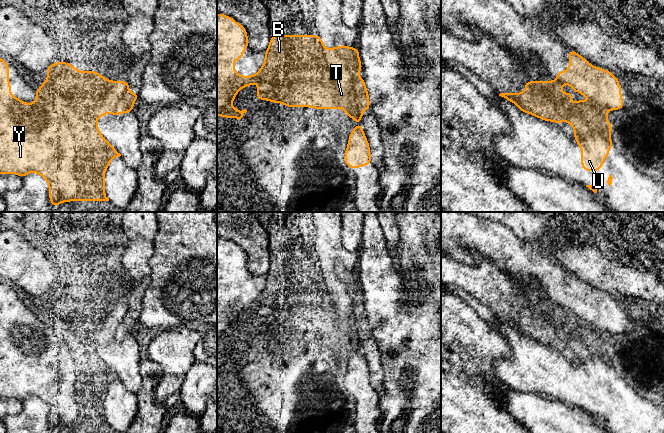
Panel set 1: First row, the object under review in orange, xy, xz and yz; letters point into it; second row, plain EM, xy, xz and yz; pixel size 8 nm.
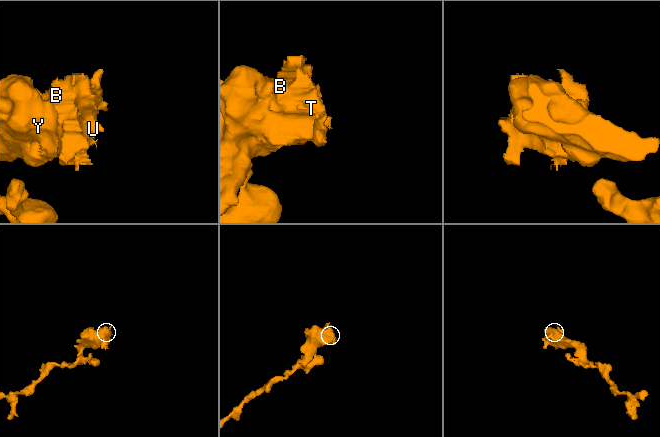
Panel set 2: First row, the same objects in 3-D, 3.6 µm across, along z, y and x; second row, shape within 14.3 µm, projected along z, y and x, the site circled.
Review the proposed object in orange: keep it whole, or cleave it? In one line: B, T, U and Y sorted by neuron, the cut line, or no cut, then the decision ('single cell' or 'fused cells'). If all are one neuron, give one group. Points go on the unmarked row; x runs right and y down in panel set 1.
B T U Y; no cut; single cell

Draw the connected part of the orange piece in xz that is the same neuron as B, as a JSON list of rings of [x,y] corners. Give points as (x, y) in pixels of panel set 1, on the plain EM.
[[[217,237],[217,340],[241,343],[247,336],[230,331],[238,315],[257,306],[256,321],[280,326],[286,331],[312,331],[314,333],[343,333],[355,346],[371,332],[364,303],[357,299],[363,295],[357,271],[340,269],[326,273],[320,259],[271,259],[265,276],[263,290],[251,300],[241,300],[235,295],[234,284],[243,283],[243,275],[249,272],[248,257],[231,240]]]

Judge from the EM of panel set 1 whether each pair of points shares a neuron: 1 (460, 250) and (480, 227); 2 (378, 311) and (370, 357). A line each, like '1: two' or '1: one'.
1: one
2: two

